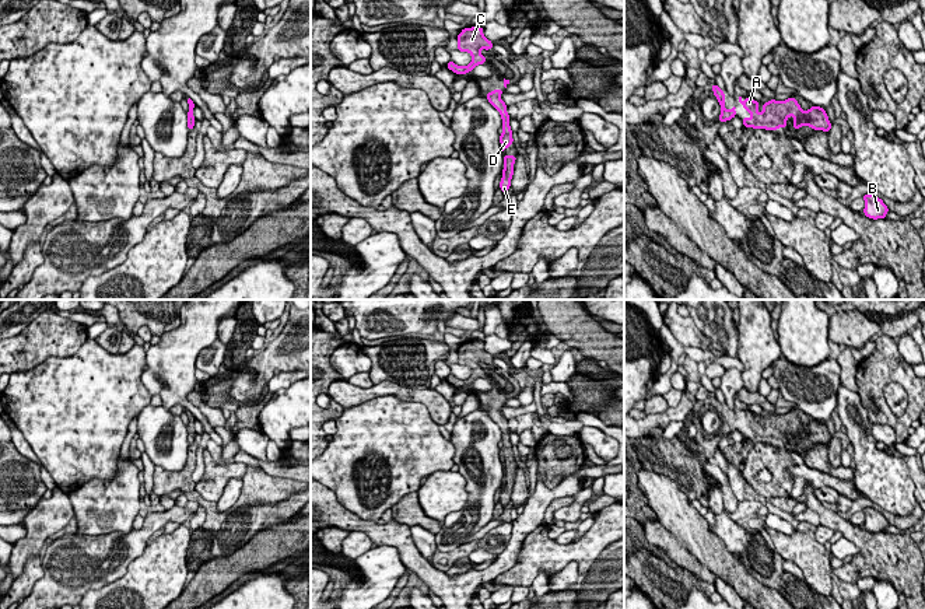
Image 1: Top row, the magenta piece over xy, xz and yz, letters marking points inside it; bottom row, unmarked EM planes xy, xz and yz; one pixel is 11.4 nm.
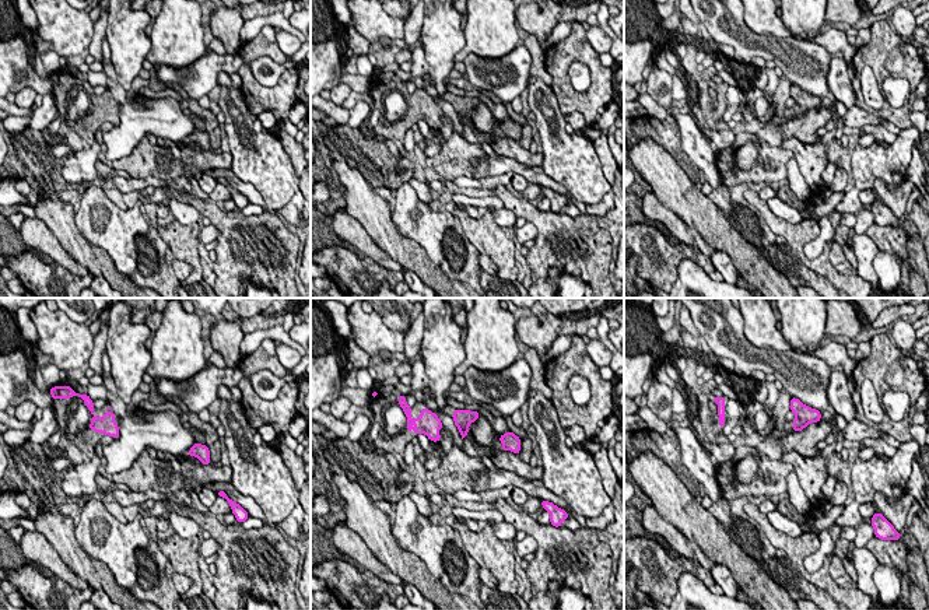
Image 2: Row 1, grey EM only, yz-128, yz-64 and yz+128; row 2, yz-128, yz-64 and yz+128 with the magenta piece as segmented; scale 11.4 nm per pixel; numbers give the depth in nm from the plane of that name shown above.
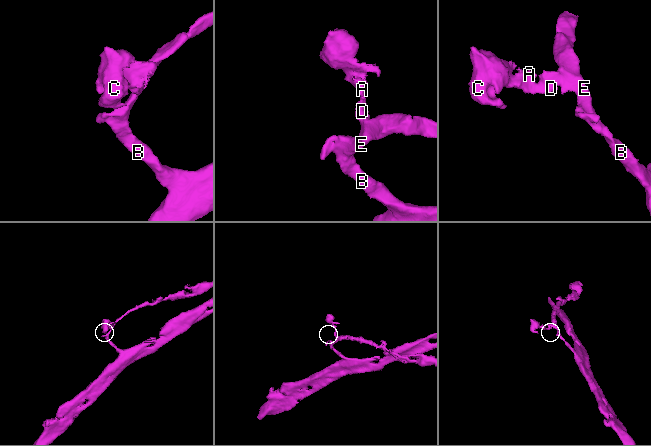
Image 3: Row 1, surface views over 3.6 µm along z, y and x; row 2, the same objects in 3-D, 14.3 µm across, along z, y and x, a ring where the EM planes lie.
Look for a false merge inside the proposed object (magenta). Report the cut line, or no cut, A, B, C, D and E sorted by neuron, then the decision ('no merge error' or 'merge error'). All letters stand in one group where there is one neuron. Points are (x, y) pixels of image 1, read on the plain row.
no cut | A B C D E | no merge error

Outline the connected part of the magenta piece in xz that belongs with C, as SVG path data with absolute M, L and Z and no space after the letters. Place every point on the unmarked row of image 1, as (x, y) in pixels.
M469 340L463 342L458 351L458 364L469 365L472 375L467 379L458 379L452 374L448 375L446 381L455 388L467 388L476 379L486 377L487 371L480 367L481 363L493 363L493 356L483 349L484 342Z

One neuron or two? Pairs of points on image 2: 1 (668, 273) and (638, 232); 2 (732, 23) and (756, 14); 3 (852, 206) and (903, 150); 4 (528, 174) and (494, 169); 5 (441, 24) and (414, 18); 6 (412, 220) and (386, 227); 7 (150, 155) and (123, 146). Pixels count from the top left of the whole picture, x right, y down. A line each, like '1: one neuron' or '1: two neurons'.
1: one neuron
2: two neurons
3: one neuron
4: one neuron
5: two neurons
6: two neurons
7: two neurons

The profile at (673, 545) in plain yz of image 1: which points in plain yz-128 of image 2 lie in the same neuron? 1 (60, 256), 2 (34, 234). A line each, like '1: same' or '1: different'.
1: same
2: same

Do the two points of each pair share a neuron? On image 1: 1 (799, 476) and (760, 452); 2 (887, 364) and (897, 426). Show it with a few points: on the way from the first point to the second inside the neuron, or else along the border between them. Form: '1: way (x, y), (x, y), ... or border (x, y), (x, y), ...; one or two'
1: border (792, 465), (787, 469), (792, 480), (788, 496); two
2: way (878, 380), (878, 396), (883, 410); one

